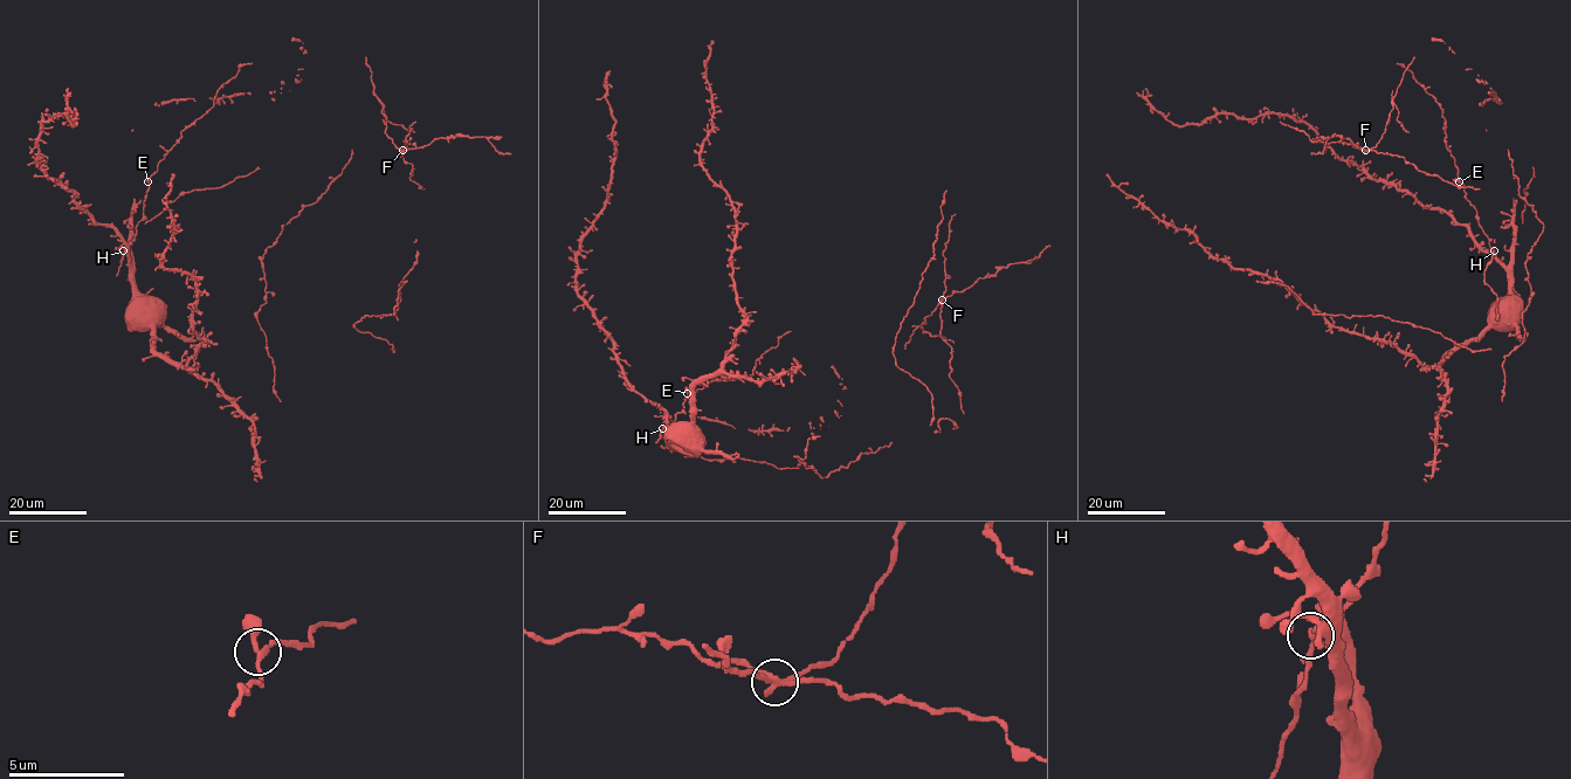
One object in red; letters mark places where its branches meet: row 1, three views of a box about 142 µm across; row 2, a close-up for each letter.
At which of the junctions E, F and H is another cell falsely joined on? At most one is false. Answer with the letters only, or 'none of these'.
F

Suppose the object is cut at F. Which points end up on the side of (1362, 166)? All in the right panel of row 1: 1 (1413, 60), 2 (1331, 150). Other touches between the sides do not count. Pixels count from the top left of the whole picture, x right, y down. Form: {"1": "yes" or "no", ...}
{"1": "no", "2": "yes"}

